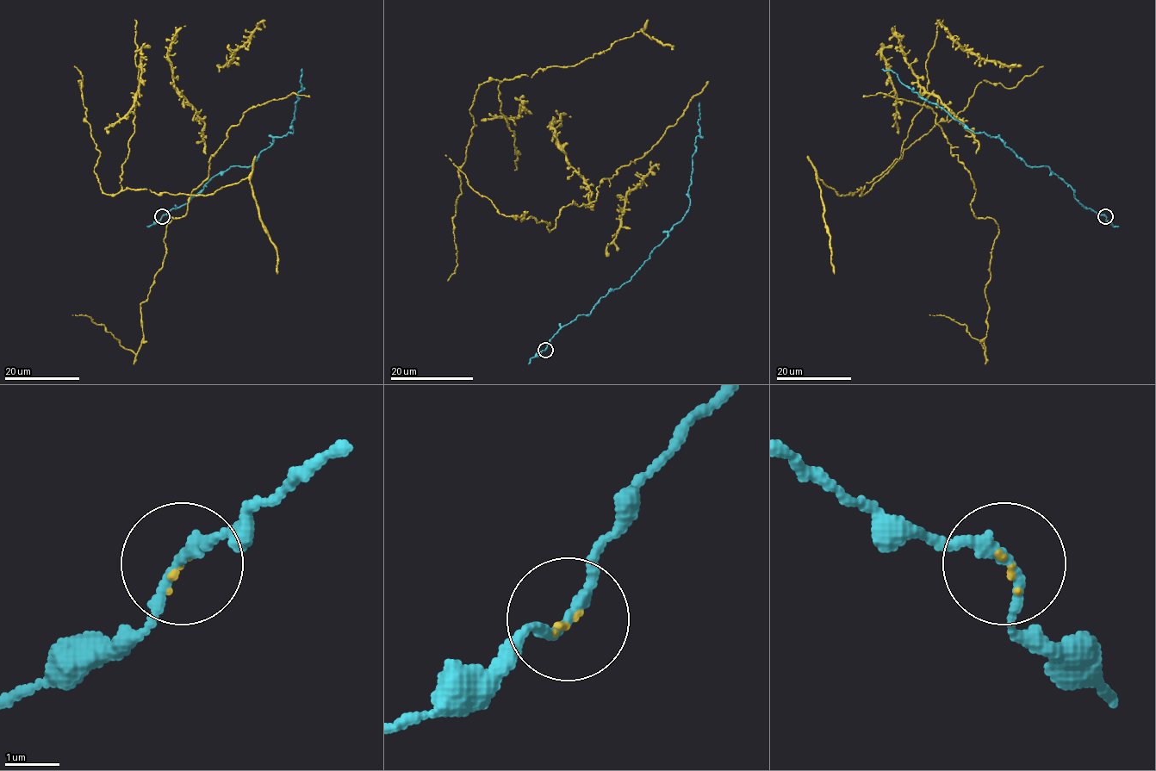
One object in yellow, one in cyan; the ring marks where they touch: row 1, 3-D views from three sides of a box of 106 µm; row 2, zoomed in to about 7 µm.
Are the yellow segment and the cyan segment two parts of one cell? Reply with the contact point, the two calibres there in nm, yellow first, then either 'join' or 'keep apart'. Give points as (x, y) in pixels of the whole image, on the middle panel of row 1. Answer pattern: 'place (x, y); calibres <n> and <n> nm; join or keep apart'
place (545, 350); calibres 60 and 200 nm; join

